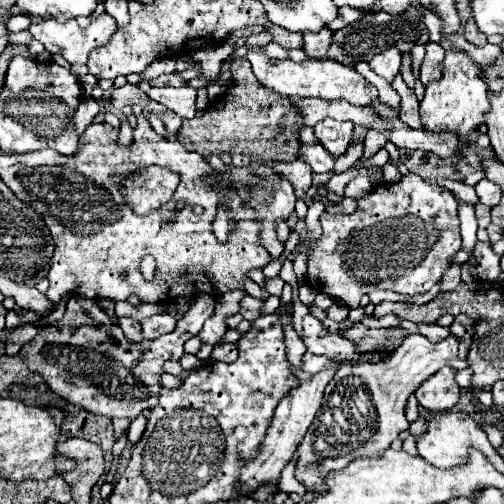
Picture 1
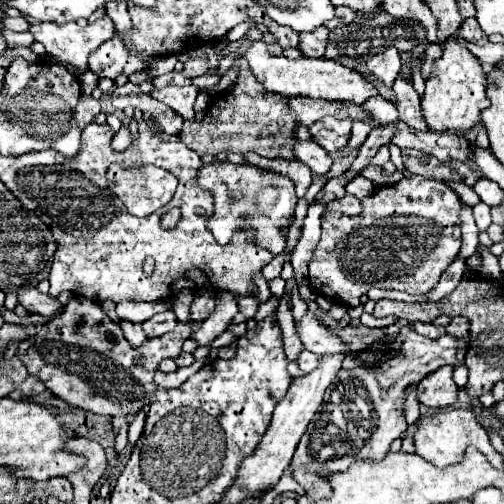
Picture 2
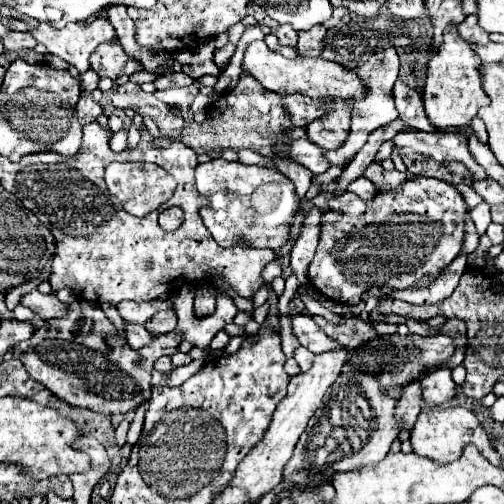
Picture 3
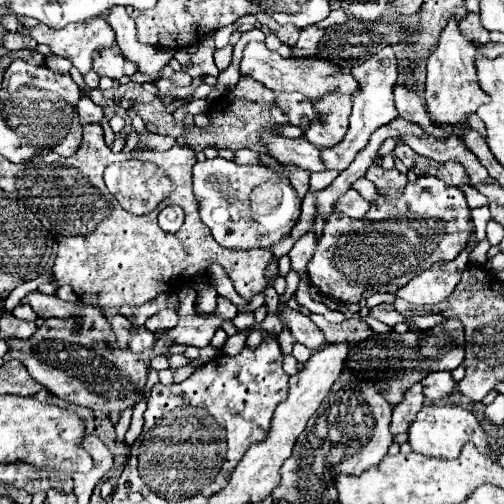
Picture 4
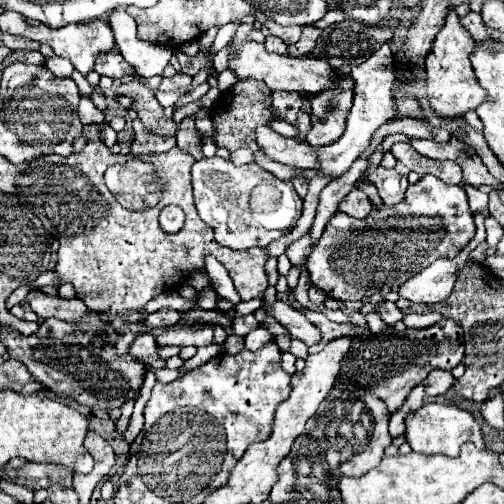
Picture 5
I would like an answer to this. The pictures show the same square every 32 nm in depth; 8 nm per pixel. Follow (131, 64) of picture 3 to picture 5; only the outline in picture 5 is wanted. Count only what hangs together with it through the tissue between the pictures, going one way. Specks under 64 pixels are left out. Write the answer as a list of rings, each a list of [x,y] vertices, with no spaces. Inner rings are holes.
[[[108,52],[108,54],[100,54],[96,58],[94,70],[100,76],[110,76],[110,78],[122,78],[126,74],[134,74],[132,66],[128,66],[128,62],[124,62],[120,52]]]

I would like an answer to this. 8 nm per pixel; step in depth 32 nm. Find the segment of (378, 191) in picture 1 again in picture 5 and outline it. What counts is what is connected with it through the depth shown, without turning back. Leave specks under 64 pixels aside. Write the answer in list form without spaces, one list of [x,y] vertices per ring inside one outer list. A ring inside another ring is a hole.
[[[432,174],[420,178],[416,184],[410,184],[406,198],[398,206],[394,206],[394,208],[382,206],[380,210],[374,208],[370,216],[378,222],[360,222],[360,224],[348,222],[346,214],[336,212],[332,216],[332,220],[326,224],[326,230],[324,230],[320,242],[316,244],[316,248],[312,250],[312,254],[306,260],[306,268],[310,272],[312,284],[336,300],[362,300],[366,296],[366,292],[370,292],[372,288],[384,286],[384,284],[398,288],[408,278],[418,274],[422,268],[432,264],[434,260],[438,260],[442,256],[454,258],[476,234],[474,214],[468,206],[464,186],[446,184]]]

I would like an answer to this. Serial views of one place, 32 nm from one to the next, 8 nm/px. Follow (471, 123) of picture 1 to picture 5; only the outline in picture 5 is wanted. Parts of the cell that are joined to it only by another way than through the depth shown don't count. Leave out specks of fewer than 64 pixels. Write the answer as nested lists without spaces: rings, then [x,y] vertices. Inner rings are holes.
[[[450,8],[440,34],[434,40],[434,48],[426,56],[426,72],[428,72],[426,96],[430,98],[430,106],[434,108],[434,112],[444,118],[462,116],[464,112],[474,110],[476,106],[480,106],[486,100],[486,92],[484,92],[484,88],[480,88],[480,84],[472,72],[472,64],[470,64],[472,50],[474,50],[472,36],[462,26],[456,10]]]

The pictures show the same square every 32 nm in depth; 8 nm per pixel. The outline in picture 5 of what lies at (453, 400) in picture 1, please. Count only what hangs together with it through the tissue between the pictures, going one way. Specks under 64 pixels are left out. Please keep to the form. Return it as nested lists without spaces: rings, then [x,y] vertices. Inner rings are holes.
[[[434,368],[422,384],[424,384],[428,396],[442,396],[442,394],[452,386],[452,382],[454,382],[452,372],[448,372],[448,370],[440,370],[440,368]]]

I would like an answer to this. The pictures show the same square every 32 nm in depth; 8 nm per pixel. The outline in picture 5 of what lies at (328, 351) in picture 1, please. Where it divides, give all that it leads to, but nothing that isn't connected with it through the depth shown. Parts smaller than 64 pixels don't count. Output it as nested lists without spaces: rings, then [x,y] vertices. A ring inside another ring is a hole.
[[[276,300],[272,304],[272,308],[268,306],[268,302],[262,302],[262,308],[266,310],[268,316],[276,318],[284,328],[288,328],[288,332],[294,336],[294,338],[300,338],[304,340],[308,346],[316,344],[320,340],[320,330],[316,326],[312,326],[298,310],[294,310],[292,306]]]

